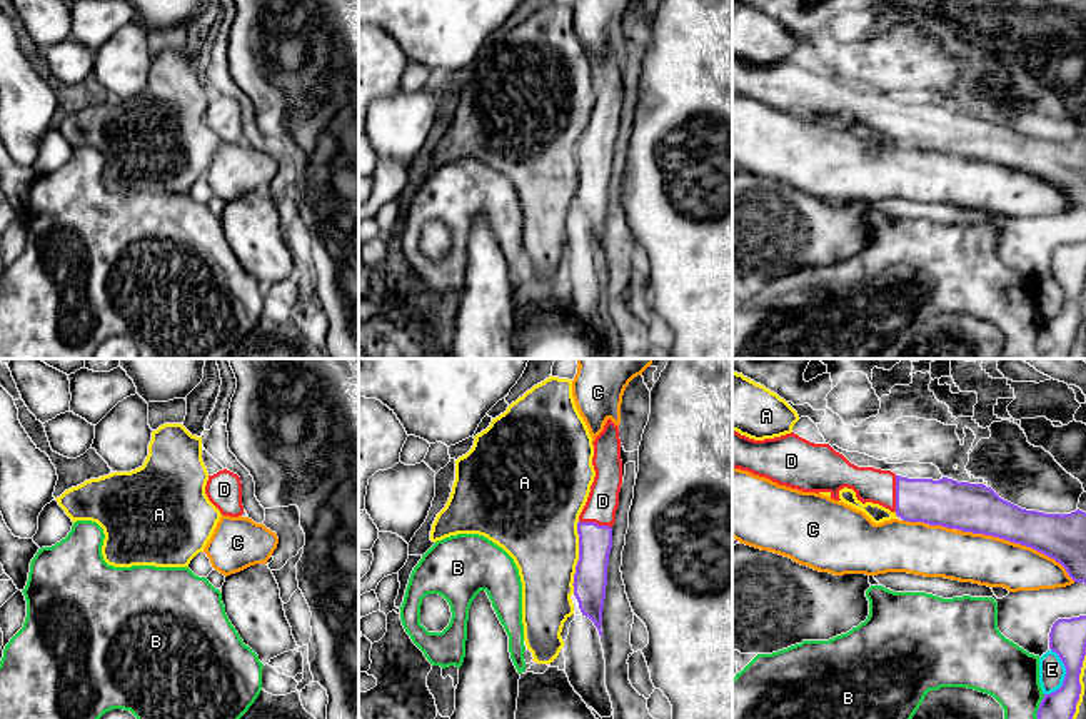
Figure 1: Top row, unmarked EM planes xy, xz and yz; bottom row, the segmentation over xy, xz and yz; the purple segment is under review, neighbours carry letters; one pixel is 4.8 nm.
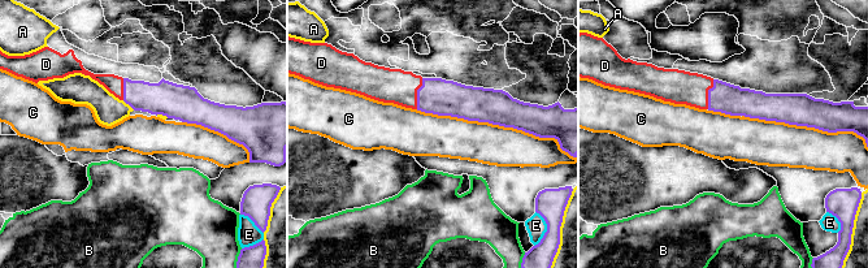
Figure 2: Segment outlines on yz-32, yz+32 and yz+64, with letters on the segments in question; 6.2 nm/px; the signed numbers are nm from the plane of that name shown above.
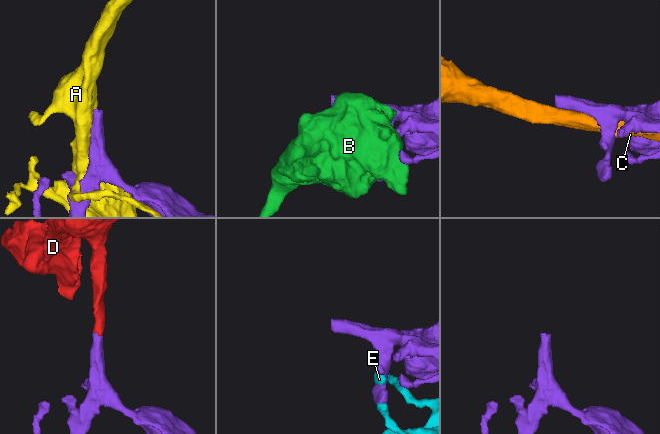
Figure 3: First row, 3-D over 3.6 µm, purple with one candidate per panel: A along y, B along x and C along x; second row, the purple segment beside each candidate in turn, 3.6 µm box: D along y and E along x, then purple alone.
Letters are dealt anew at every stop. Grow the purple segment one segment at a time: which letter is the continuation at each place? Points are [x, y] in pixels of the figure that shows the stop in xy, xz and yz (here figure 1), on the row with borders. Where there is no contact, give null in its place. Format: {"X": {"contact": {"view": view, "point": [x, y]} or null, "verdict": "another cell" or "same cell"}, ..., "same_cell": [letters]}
{"A": {"contact": {"view": "xz", "point": [579, 558]}, "verdict": "another cell"}, "B": {"contact": {"view": "yz", "point": [1040, 706]}, "verdict": "another cell"}, "C": {"contact": {"view": "yz", "point": [1016, 543]}, "verdict": "another cell"}, "D": {"contact": {"view": "yz", "point": [896, 494]}, "verdict": "same cell"}, "E": {"contact": {"view": "yz", "point": [1065, 676]}, "verdict": "another cell"}, "same_cell": ["D"]}

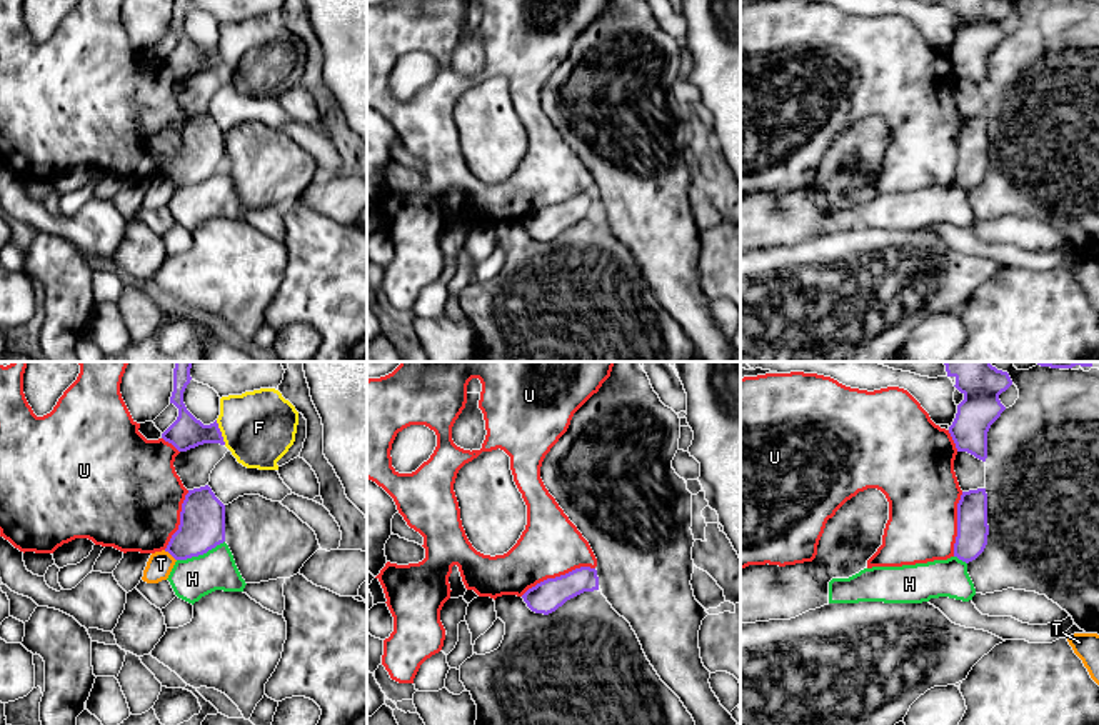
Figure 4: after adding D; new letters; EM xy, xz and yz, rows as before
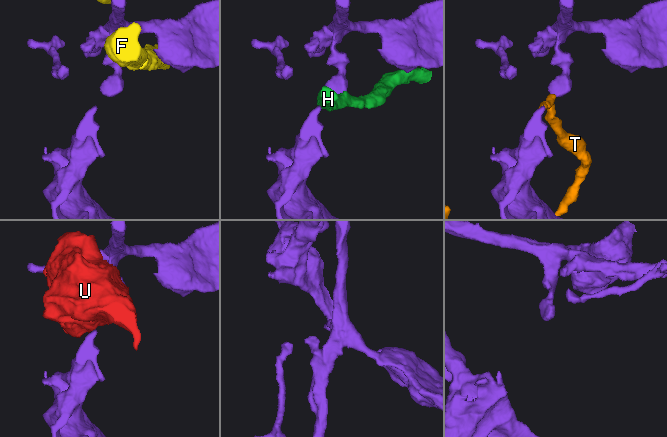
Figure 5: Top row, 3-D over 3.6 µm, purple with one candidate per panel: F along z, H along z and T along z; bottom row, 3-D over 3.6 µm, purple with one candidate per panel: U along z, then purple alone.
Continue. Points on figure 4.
{"F": {"contact": {"view": "xy", "point": [220, 432]}, "verdict": "another cell"}, "H": {"contact": {"view": "xy", "point": [200, 554]}, "verdict": "another cell"}, "T": {"contact": {"view": "xy", "point": [170, 554]}, "verdict": "another cell"}, "U": {"contact": {"view": "xz", "point": [557, 577]}, "verdict": "another cell"}, "same_cell": []}

